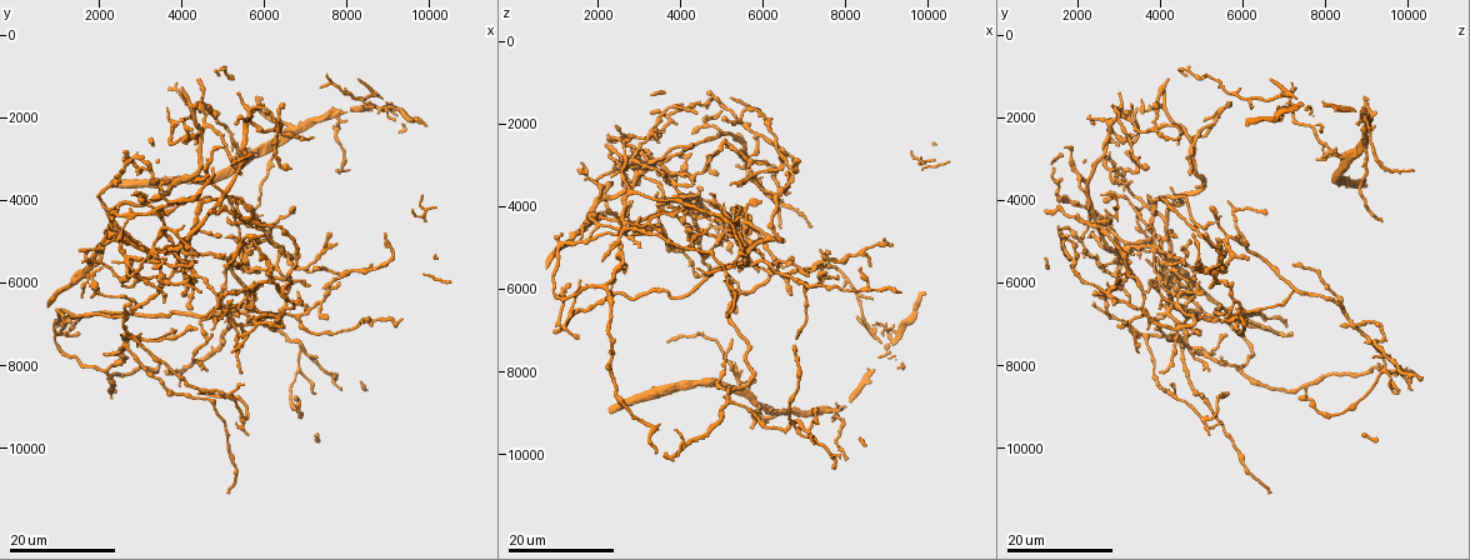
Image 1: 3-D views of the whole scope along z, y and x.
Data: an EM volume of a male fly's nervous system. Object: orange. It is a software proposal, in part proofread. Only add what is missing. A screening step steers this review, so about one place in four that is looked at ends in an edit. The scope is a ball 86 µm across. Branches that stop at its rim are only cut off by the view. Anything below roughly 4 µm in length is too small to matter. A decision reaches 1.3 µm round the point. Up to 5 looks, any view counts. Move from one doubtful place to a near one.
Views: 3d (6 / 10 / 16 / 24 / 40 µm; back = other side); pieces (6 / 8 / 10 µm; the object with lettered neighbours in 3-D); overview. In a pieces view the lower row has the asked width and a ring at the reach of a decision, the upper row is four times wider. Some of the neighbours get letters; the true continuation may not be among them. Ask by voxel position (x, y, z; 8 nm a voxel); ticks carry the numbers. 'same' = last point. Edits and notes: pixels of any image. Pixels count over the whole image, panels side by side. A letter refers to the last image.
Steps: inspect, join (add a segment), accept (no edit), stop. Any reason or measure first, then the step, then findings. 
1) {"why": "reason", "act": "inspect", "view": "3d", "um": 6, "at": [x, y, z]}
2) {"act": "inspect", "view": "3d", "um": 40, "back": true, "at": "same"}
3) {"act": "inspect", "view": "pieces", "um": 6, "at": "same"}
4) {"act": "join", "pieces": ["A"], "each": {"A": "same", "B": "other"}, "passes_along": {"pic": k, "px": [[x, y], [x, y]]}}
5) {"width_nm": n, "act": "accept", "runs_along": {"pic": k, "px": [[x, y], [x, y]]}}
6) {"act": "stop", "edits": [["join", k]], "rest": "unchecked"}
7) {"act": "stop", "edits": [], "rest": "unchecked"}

{"why": "branch stops here", "act": "inspect", "view": "3d", "um": 24, "at": [6650, 4150, 5200]}

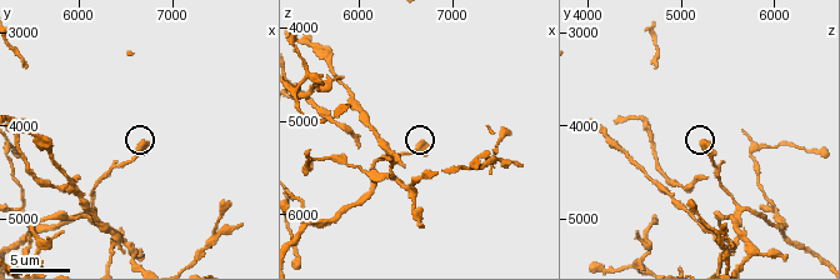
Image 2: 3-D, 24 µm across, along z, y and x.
{"act": "inspect", "view": "pieces", "um": 6, "at": [6700, 4200, 5250]}

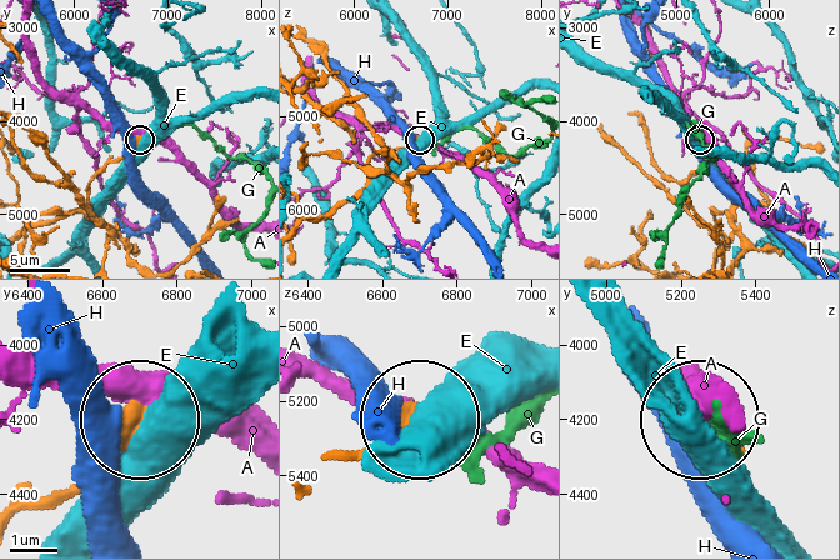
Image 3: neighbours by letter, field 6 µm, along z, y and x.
{"act": "join", "pieces": ["G"], "each": {"A": "other", "E": "other", "G": "same", "H": "other"}, "found": "it goes on there"}

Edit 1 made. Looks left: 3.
{"why": "free end", "act": "inspect", "view": "pieces", "um": 10, "at": [5400, 3350, 4700]}

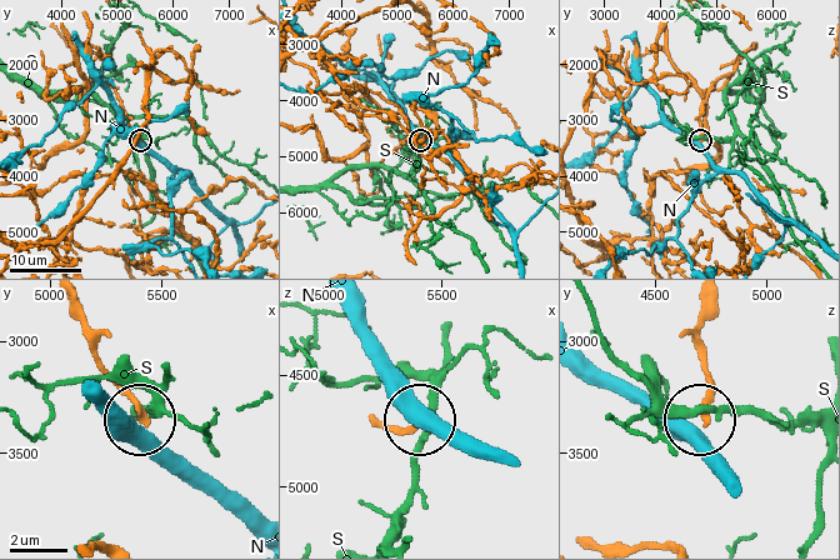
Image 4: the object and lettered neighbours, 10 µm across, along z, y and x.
{"width_nm": 220, "act": "accept", "each": {"N": "other", "S": "other"}, "runs_along": {"pic": 4, "px": [[70, 303], [96, 368], [138, 415]]}, "found": "no lettered segment goes on from it"}

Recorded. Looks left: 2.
{"act": "stop", "edits": [["join", 3]], "rest": "unchecked"}

